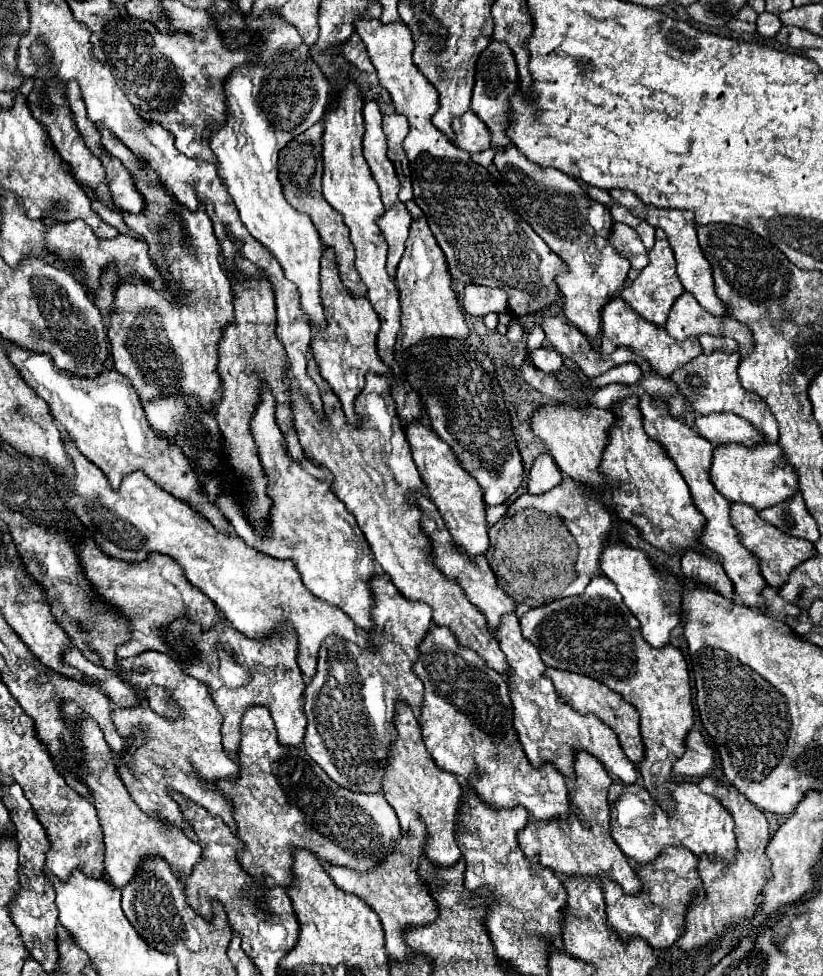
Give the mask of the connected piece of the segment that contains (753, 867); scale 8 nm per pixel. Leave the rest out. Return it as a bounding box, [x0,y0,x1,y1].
[678,786,770,950]

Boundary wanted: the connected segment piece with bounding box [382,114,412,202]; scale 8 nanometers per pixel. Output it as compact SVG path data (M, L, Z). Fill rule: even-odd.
M388 114L382 120L382 130L388 138L388 158L392 160L398 180L400 180L400 200L408 202L412 198L412 180L410 180L410 164L402 150L402 140L408 134L408 120L400 114Z

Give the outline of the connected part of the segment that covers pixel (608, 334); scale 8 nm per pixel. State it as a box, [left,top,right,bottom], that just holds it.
[600,296,702,376]

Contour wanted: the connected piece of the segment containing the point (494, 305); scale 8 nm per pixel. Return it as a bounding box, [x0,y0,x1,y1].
[462,284,508,316]

